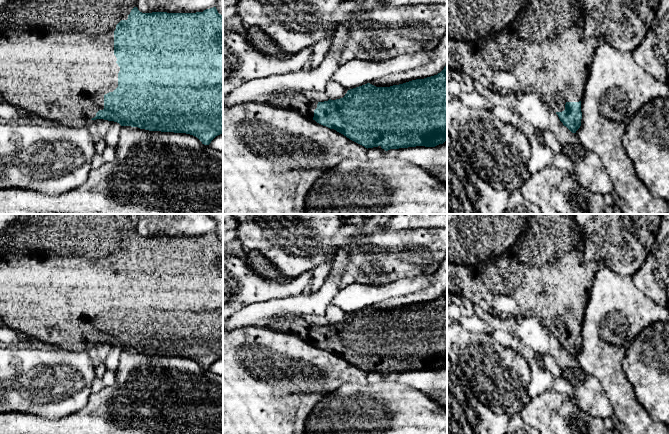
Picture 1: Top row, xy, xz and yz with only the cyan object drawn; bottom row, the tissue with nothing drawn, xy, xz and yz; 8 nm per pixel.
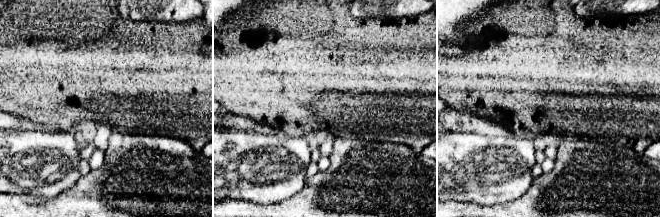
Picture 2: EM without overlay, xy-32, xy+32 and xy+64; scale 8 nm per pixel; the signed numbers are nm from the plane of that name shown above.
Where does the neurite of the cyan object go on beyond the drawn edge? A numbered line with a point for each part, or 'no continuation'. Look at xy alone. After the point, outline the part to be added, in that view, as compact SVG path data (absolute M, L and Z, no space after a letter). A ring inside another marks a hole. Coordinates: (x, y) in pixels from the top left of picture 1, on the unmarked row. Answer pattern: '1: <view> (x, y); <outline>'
1: xy (57, 284); M21 214L19 220L10 225L0 238L0 319L4 323L4 326L34 337L48 345L58 346L62 349L78 352L86 351L88 348L90 348L91 343L96 340L96 337L99 334L104 333L104 319L109 316L113 316L118 311L118 297L120 295L120 291L116 287L117 282L114 279L114 255L116 253L116 249L121 244L128 243L128 239L135 231L133 223L134 222L131 220L130 214Z

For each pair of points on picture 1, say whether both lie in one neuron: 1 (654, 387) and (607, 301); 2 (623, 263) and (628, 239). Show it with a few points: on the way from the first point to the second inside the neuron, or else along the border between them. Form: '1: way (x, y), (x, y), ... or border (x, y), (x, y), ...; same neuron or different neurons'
1: border (646, 326), (629, 346), (622, 366); different neurons
2: way (623, 257), (623, 245); same neuron

